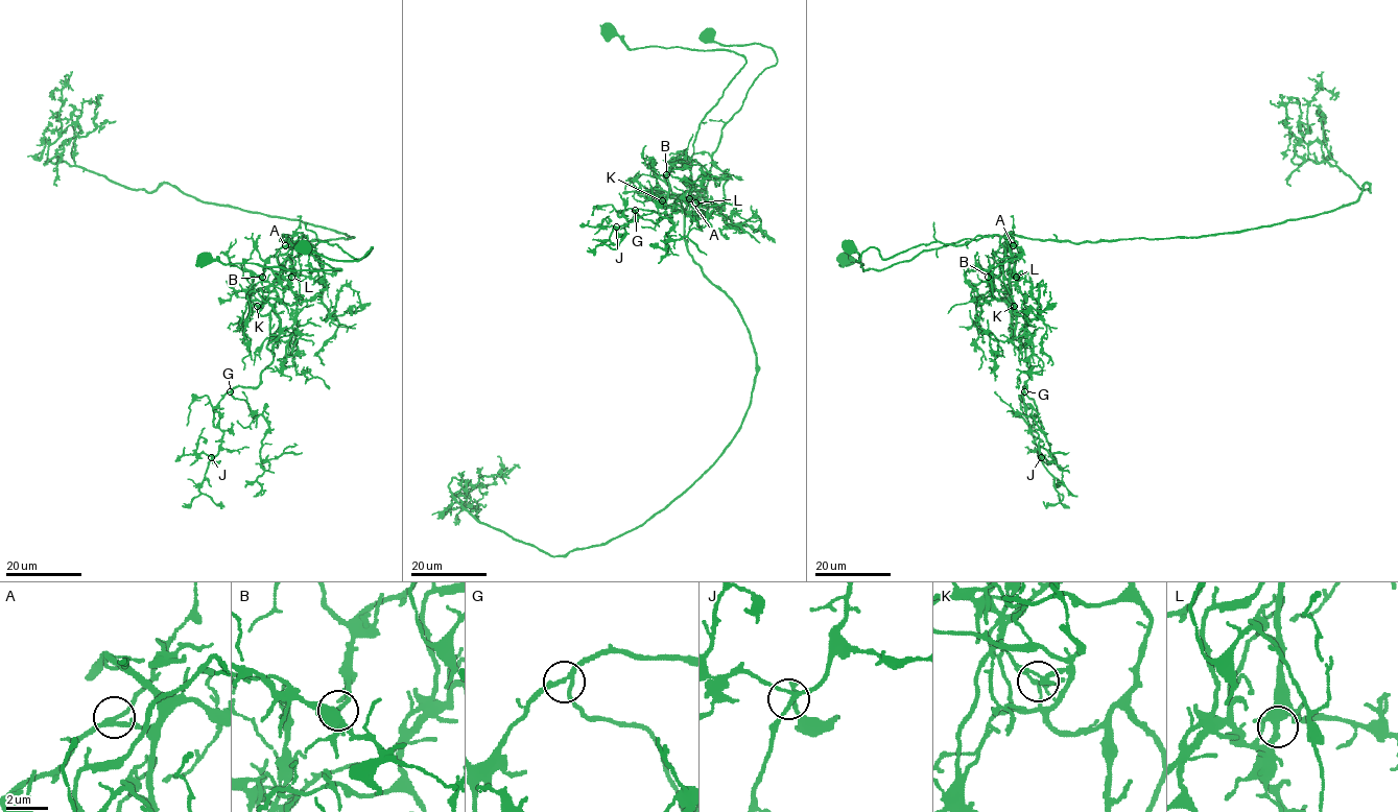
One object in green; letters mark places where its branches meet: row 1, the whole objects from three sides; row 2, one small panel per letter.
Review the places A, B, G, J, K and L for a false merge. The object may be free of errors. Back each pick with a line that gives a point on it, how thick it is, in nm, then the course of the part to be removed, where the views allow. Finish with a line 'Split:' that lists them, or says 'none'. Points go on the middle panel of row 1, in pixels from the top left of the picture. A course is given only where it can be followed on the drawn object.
K: place (662, 200); calibre 140 nm; course (662, 200), (671, 205), (705, 187), (721, 128), (777, 62), (761, 44), (724, 45), (702, 31)
Split: K

